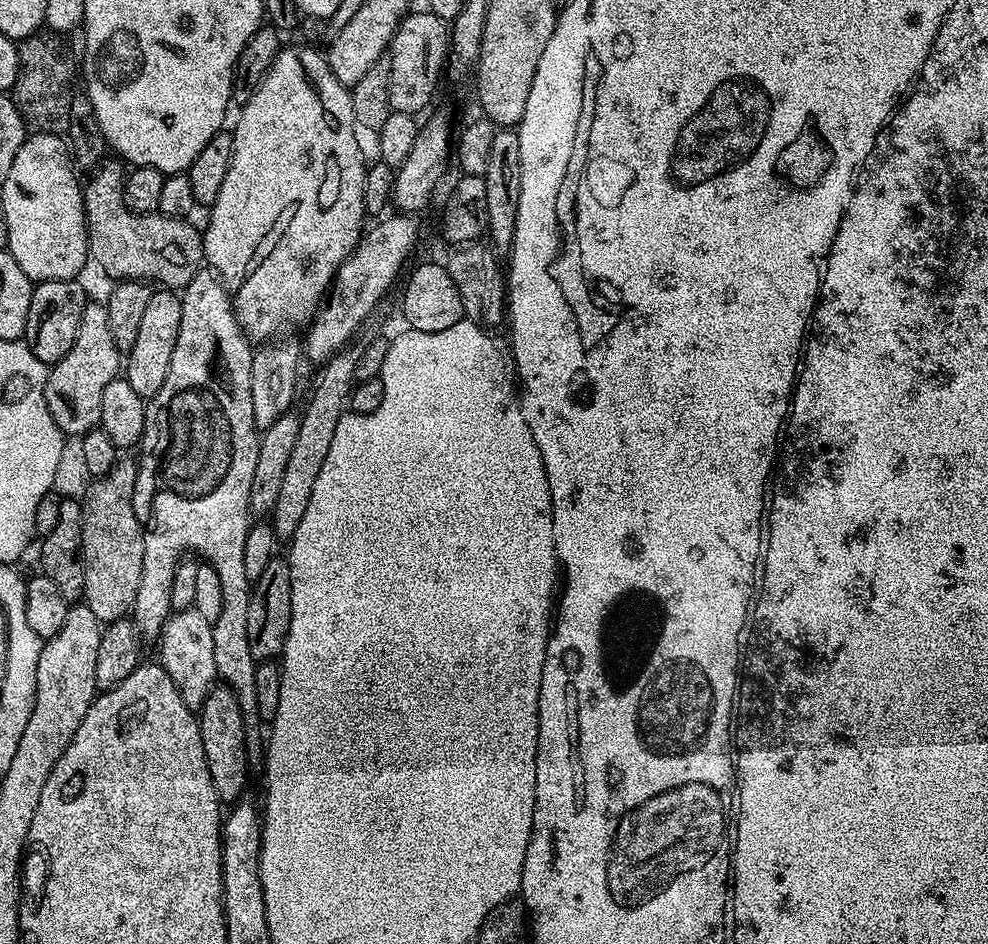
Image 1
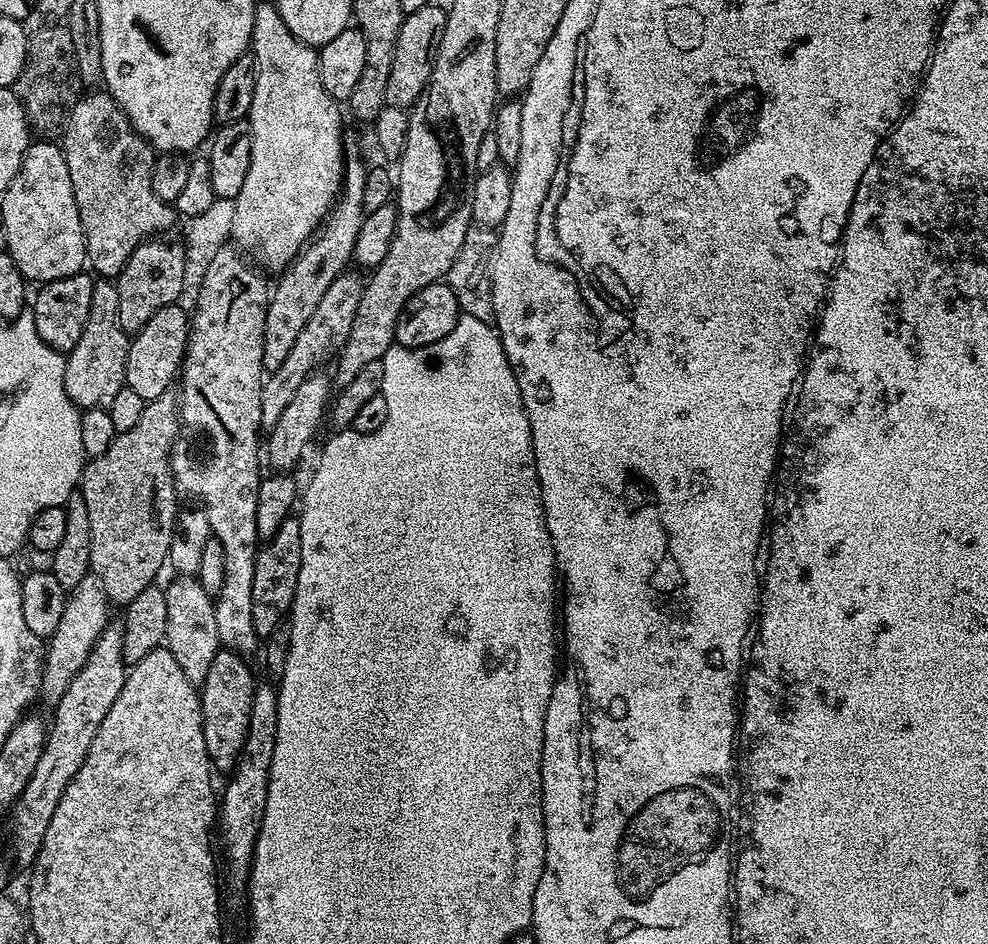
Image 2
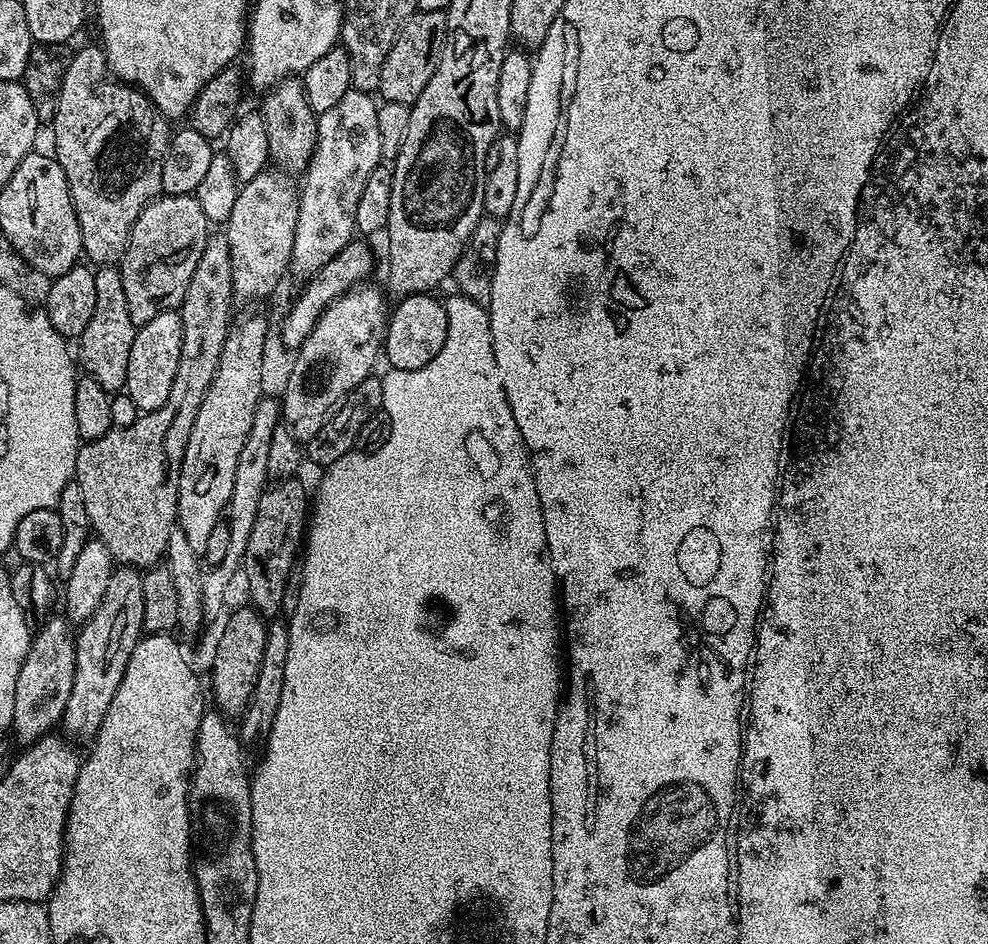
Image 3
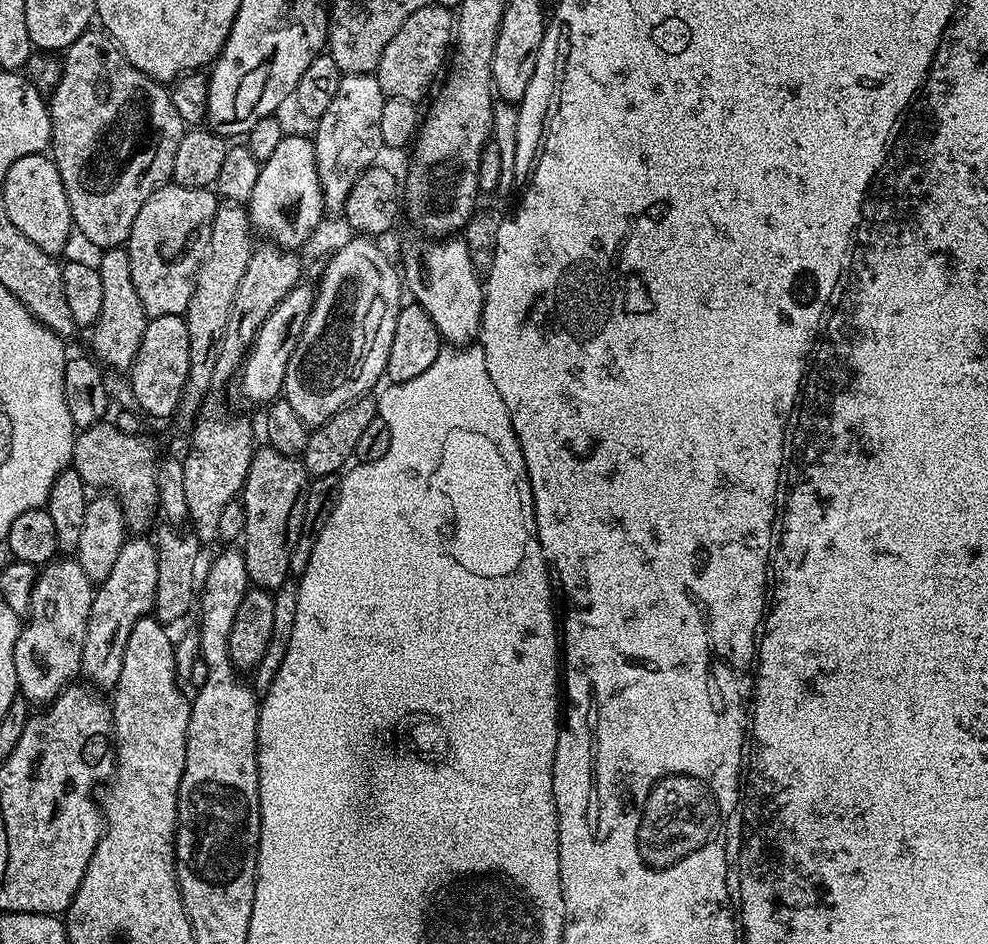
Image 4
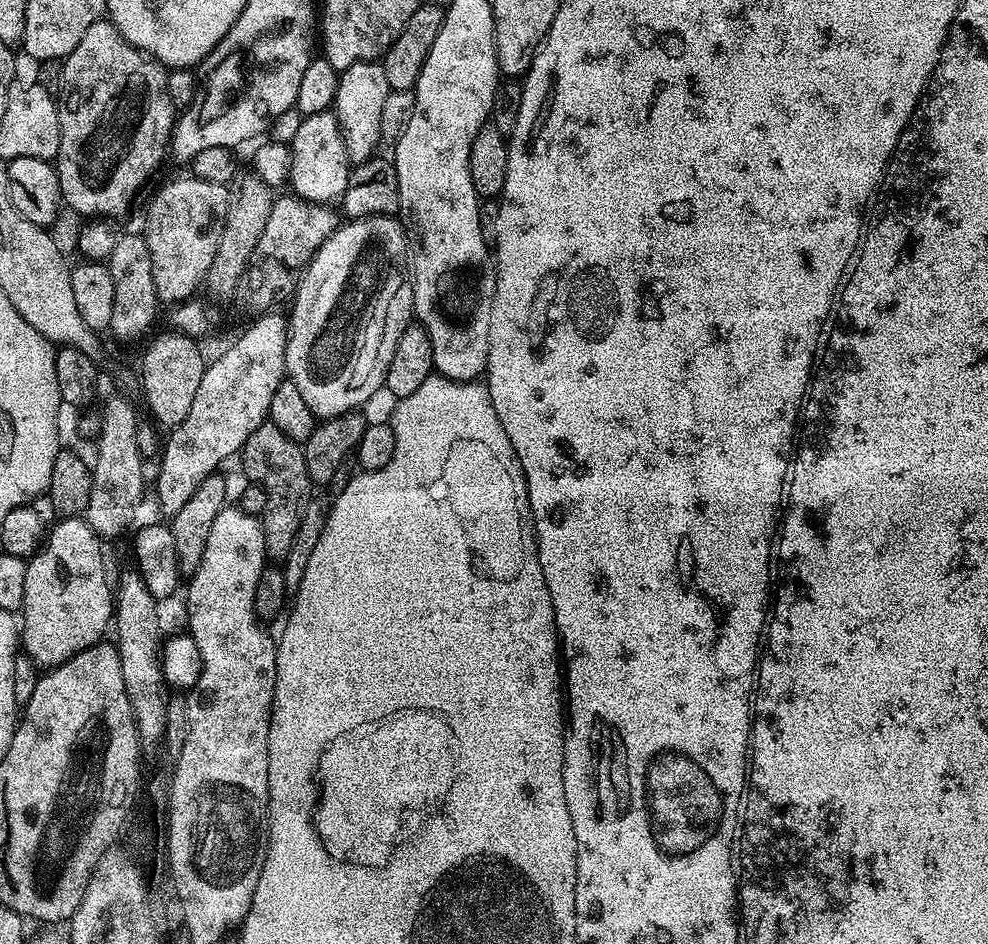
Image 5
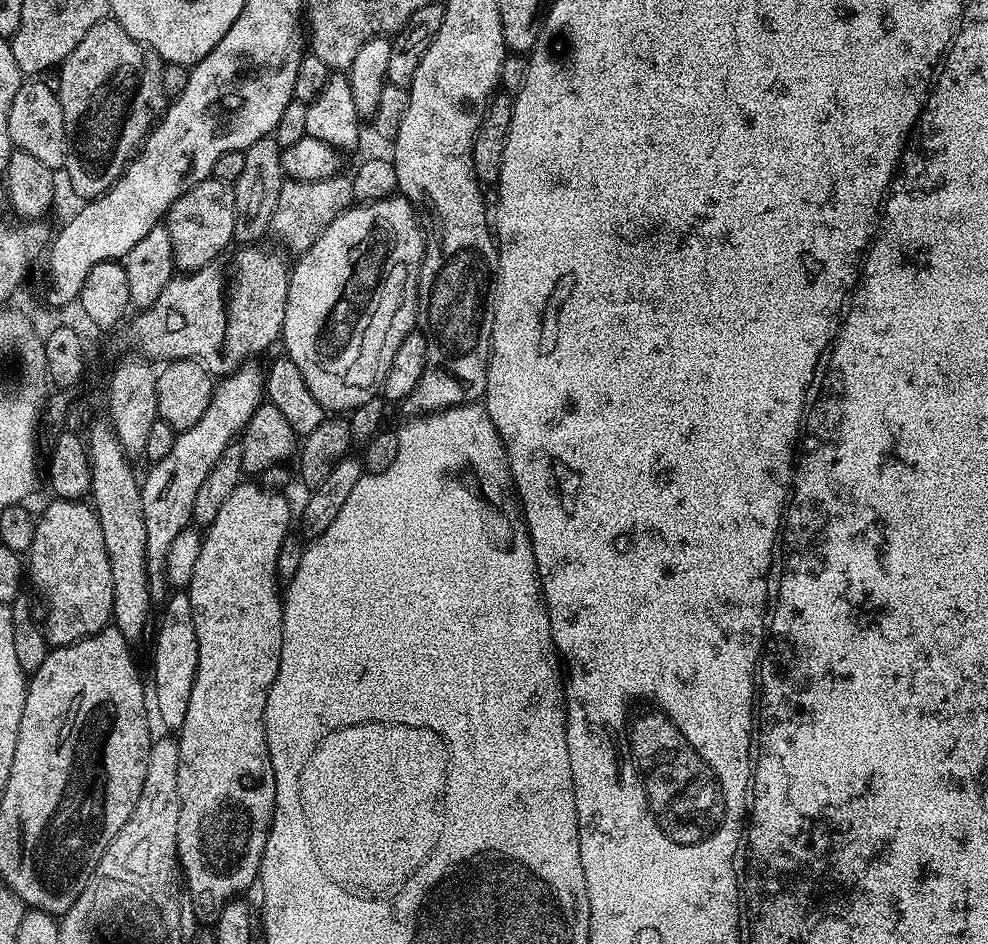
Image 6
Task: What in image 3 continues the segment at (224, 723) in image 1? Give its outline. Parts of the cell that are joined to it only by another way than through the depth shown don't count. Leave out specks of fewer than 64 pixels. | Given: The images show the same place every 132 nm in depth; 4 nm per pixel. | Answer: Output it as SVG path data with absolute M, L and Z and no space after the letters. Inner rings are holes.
M251 606L232 608L223 621L212 652L216 652L212 656L212 692L216 695L215 707L225 717L239 717L248 707L258 682L258 670L262 666L262 650L266 650L269 627L269 621Z

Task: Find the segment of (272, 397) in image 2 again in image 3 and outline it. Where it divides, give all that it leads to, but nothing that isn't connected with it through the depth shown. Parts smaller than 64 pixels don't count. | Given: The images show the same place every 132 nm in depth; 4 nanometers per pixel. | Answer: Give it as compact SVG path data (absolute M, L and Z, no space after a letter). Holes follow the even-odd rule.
M261 398L254 412L254 422L250 426L250 434L242 446L242 454L238 458L238 466L234 474L234 490L228 499L226 523L230 526L230 546L226 546L226 558L222 562L211 565L203 573L204 589L202 590L203 614L207 618L207 628L203 631L204 642L208 648L213 647L219 639L219 631L223 628L228 605L228 587L232 579L241 571L246 542L250 542L250 530L254 530L254 518L258 518L258 502L262 502L262 494L269 487L268 463L270 462L270 441L274 439L274 430L282 424L282 404L279 399Z

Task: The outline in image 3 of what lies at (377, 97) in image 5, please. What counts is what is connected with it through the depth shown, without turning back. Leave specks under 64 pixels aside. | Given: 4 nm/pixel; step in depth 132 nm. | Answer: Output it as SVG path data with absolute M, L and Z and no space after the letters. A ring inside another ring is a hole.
M352 88L342 94L341 100L330 110L319 113L316 122L316 148L303 173L298 210L298 226L294 232L294 250L292 251L291 271L301 272L304 278L314 275L338 250L342 250L357 235L356 215L358 198L362 198L362 189L366 186L370 174L382 163L382 137L378 135L378 100L373 93L360 92Z

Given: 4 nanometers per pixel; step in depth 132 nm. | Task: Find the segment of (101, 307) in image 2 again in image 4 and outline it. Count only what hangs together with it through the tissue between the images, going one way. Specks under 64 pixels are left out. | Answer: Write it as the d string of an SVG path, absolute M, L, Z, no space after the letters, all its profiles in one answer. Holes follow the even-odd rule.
M127 247L106 248L99 253L98 267L102 278L102 310L95 324L91 325L91 355L105 369L131 369L134 358L138 354L138 346L142 346L142 334L146 330L150 317L138 299L138 290L134 290L134 282L130 276L130 258Z

